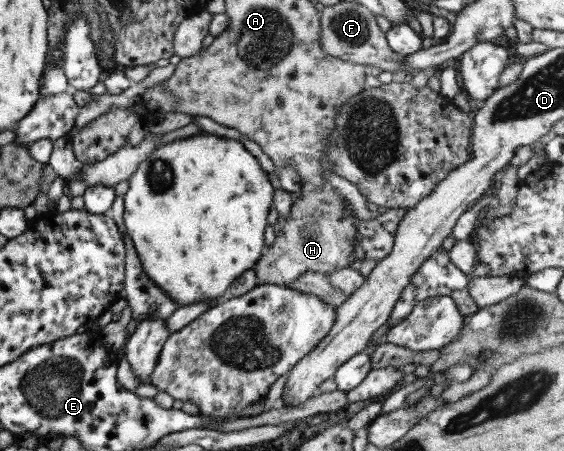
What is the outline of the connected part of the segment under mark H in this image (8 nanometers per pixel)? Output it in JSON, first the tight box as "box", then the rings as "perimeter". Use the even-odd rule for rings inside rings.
{"box":[253,185,358,286],"perimeter":[[[328,185],[321,190],[306,192],[300,200],[292,200],[288,217],[280,222],[276,240],[265,247],[253,266],[257,284],[287,286],[306,271],[324,274],[332,272],[337,266],[349,267],[352,247],[358,244],[358,235],[352,221],[353,212],[346,209],[344,201]]]}

